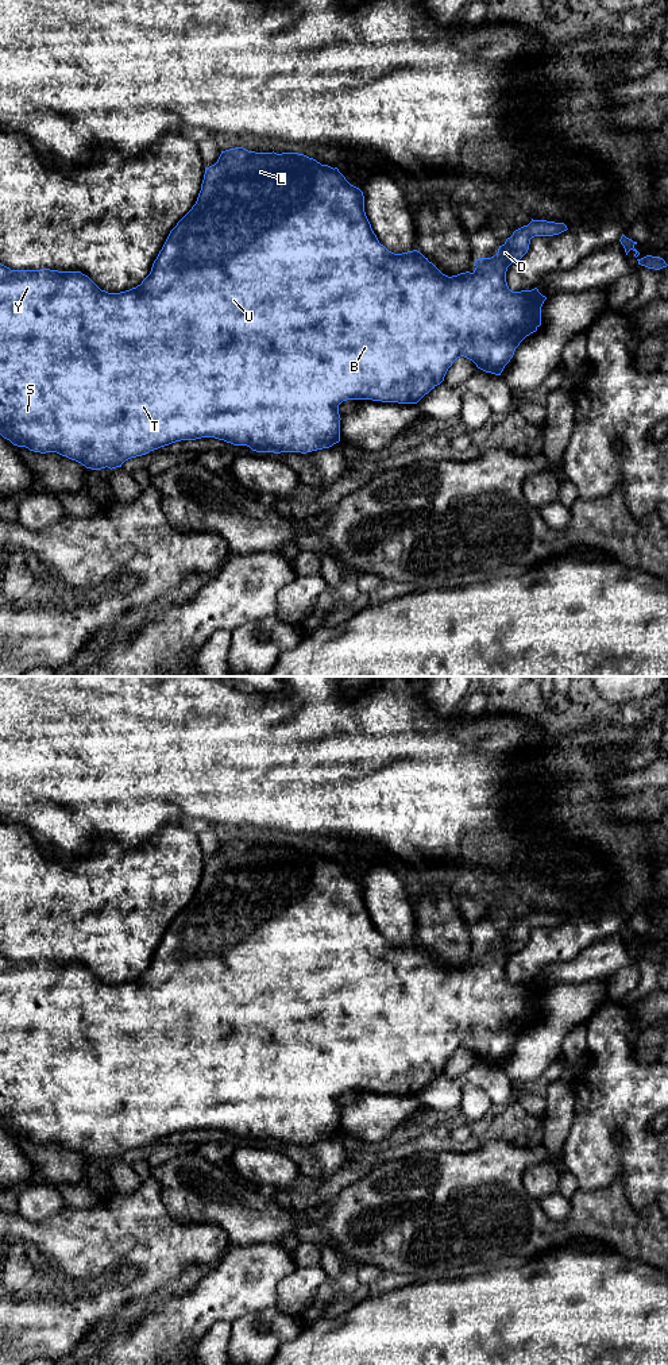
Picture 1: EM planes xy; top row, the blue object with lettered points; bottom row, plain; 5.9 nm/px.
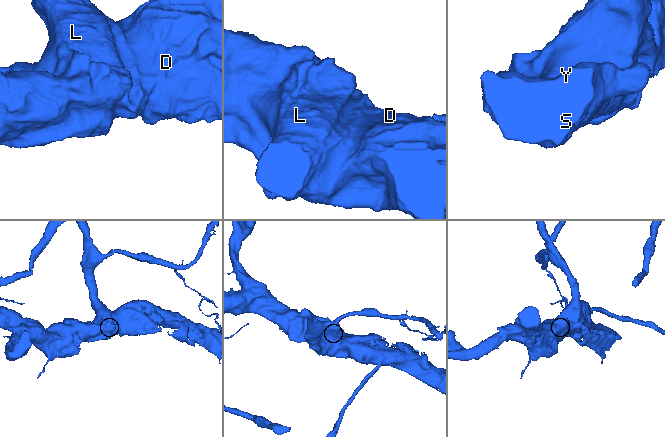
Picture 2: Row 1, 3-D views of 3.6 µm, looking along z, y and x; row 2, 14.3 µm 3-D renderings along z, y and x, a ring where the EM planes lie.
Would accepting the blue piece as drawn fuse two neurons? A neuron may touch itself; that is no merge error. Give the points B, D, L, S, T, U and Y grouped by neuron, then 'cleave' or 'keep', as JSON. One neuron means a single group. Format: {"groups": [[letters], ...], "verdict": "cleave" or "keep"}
{"groups": [["B", "D", "L", "S", "T", "U", "Y"]], "verdict": "keep"}

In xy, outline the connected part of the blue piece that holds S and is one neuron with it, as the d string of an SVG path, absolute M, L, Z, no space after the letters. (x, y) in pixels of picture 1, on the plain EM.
M235 838L221 842L217 853L209 859L205 859L201 882L198 884L196 895L192 901L177 914L170 922L162 941L152 955L150 965L142 972L140 976L120 984L108 984L101 982L88 967L81 963L58 963L50 960L40 961L11 961L9 959L0 955L0 1126L9 1131L13 1137L26 1138L34 1144L57 1144L72 1152L76 1152L92 1161L101 1160L116 1160L136 1148L148 1145L150 1142L169 1137L181 1131L196 1131L201 1129L215 1129L224 1131L233 1137L247 1137L256 1144L312 1144L323 1140L329 1140L340 1133L340 1106L339 1096L347 1091L372 1091L382 1094L398 1094L398 1095L417 1095L425 1086L440 1076L452 1054L464 1048L472 1052L478 1060L501 1067L505 1057L510 1053L516 1040L520 1034L536 1023L541 1017L541 998L547 991L537 979L532 982L513 983L509 980L506 973L507 959L520 952L529 941L530 930L534 928L553 928L567 922L564 914L555 914L547 911L533 911L513 924L506 933L499 937L498 944L491 949L479 949L475 952L475 961L472 964L466 963L457 967L448 968L443 965L432 953L428 952L420 942L413 941L402 945L394 945L389 942L383 936L379 934L374 925L371 915L364 903L364 887L363 883L351 876L345 868L339 863L337 859L321 856L313 849L309 849L298 844L255 844L248 842L243 838Z

